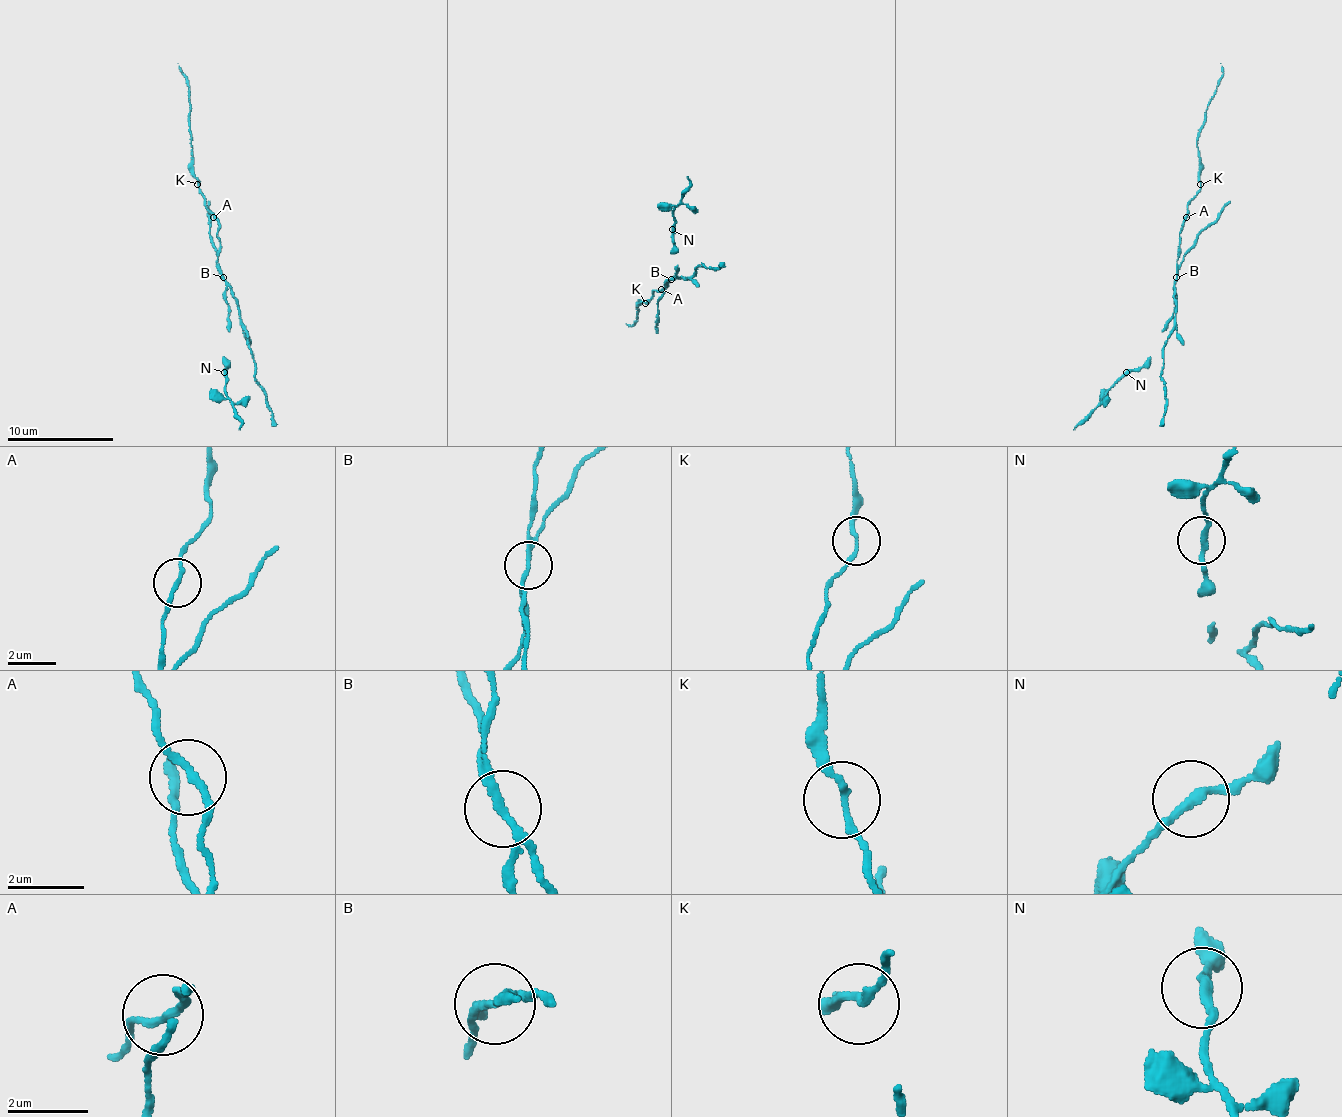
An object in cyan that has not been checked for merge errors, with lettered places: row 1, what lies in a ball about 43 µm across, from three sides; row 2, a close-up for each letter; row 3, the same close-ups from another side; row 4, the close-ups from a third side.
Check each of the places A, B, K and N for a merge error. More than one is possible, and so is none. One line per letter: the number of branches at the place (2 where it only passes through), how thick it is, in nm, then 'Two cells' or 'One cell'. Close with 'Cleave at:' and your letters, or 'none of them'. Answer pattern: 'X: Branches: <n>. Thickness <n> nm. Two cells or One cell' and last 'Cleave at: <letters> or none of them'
A: Branches: 2. Thickness 180 nm. One cell
B: Branches: 2. Thickness 180 nm. Two cells
K: Branches: 2. Thickness 170 nm. One cell
N: Branches: 2. Thickness 220 nm. One cell
Cleave at: B

